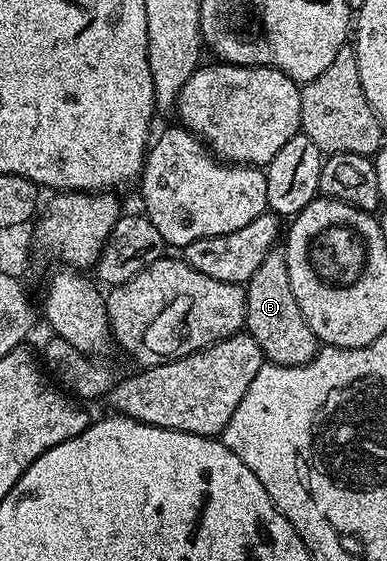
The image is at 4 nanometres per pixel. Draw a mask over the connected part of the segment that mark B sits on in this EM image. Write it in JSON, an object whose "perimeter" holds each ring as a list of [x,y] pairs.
{"perimeter":[[[283,248],[272,249],[266,255],[266,259],[262,259],[262,267],[258,267],[258,271],[254,271],[254,275],[246,282],[244,298],[246,299],[244,316],[246,331],[256,340],[258,347],[262,347],[265,362],[274,365],[305,365],[314,359],[318,342],[310,323],[306,323],[306,315],[302,315],[302,307],[298,307],[298,299],[294,299],[294,290],[290,287],[290,271],[286,267]]]}

